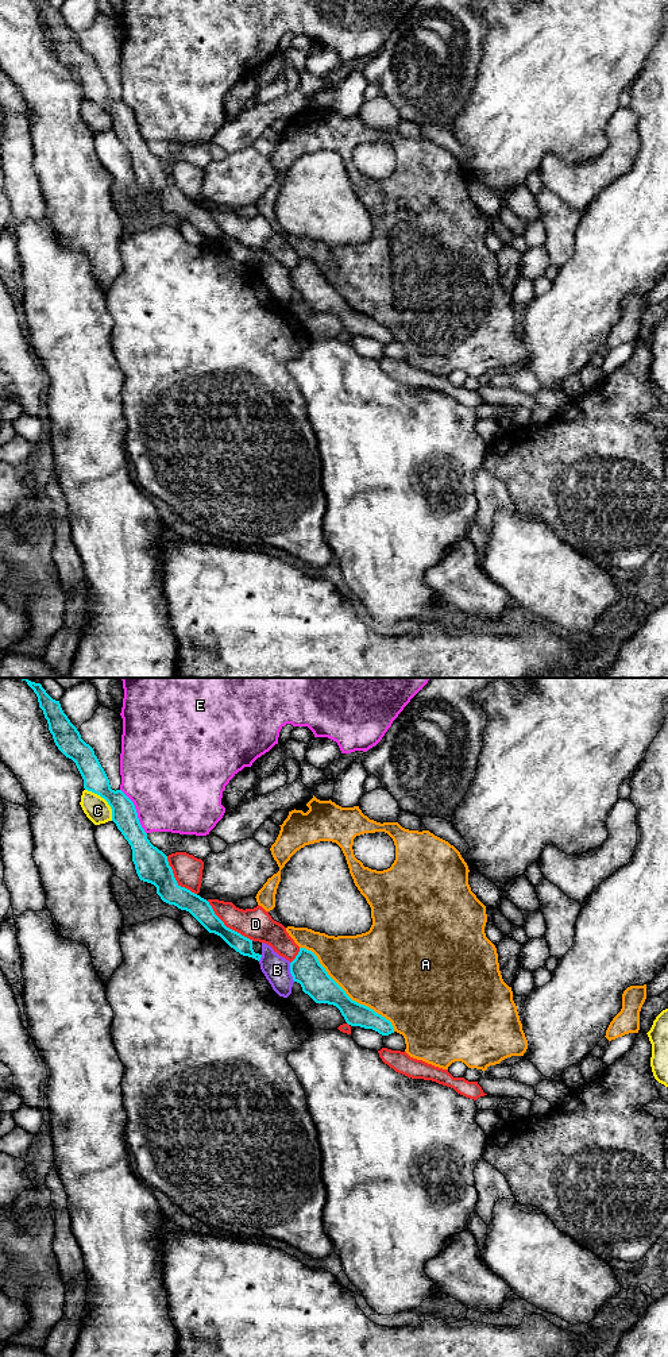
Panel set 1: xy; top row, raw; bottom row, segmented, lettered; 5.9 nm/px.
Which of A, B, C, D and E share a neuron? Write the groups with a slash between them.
A / B / C / D / E

